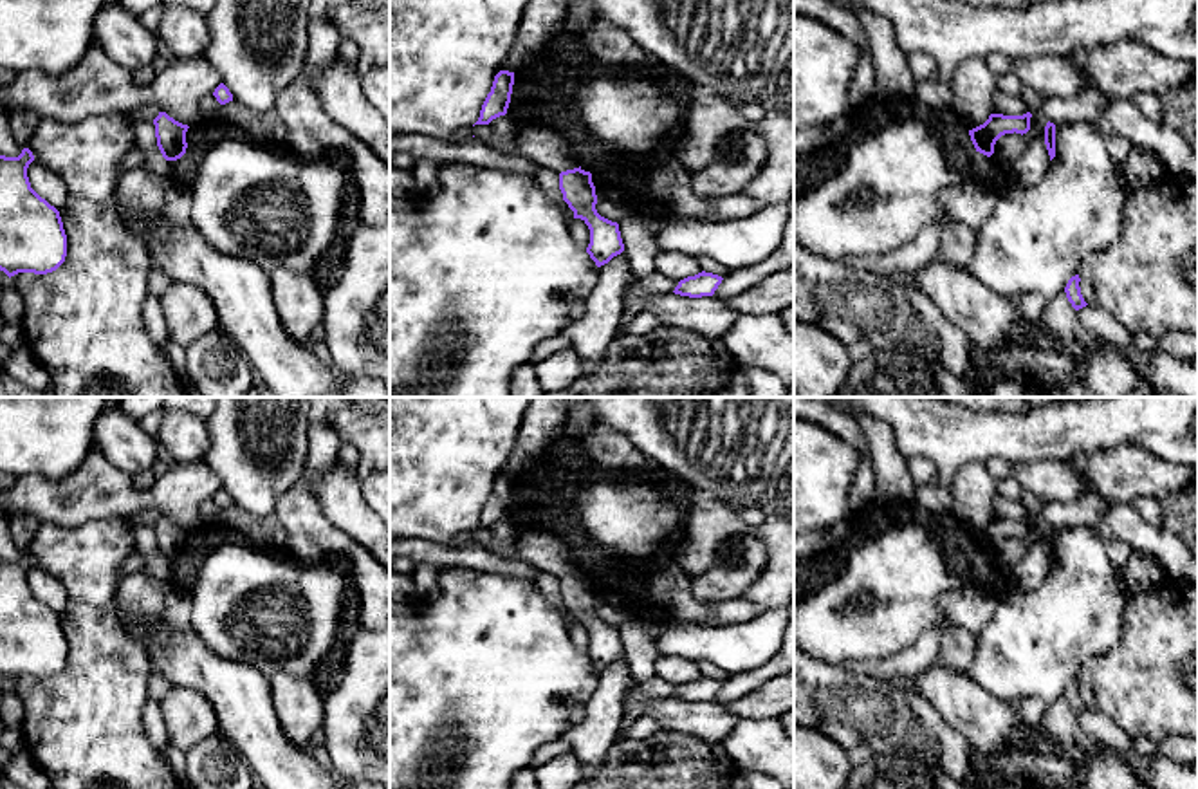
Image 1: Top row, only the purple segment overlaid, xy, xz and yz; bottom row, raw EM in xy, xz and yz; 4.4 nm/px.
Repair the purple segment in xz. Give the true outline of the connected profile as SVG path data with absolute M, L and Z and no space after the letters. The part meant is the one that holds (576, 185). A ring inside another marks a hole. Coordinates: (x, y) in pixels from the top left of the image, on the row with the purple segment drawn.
M601 164L592 173L581 166L559 173L563 200L590 229L586 253L597 267L608 264L624 251L619 224L601 217L595 209L599 188L615 191L626 204L642 213L651 204L660 204L644 186L635 172L615 164Z

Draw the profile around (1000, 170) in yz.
M991 157L989 173L992 177L992 184L996 188L1001 188L1001 186L1012 182L1012 162L1003 157L1000 157L998 161Z

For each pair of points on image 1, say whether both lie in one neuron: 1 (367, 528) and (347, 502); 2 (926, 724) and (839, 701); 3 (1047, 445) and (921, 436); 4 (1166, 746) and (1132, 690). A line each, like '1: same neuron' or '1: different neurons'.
1: same neuron
2: same neuron
3: same neuron
4: different neurons

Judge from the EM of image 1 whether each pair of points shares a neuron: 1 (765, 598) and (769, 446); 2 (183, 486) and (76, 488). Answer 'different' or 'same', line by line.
1: different
2: same

